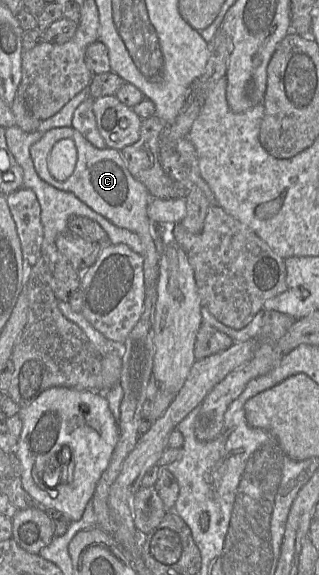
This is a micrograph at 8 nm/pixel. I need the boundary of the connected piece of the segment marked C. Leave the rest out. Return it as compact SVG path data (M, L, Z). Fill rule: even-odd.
M59 127L48 130L30 147L30 155L39 177L53 187L73 193L92 210L102 215L114 225L136 233L142 244L145 287L157 286L160 256L152 239L152 222L147 215L151 195L144 184L136 180L127 169L121 152L112 148L98 149L78 130ZM72 140L77 148L77 164L73 174L65 181L58 181L49 171L49 157L56 143Z

